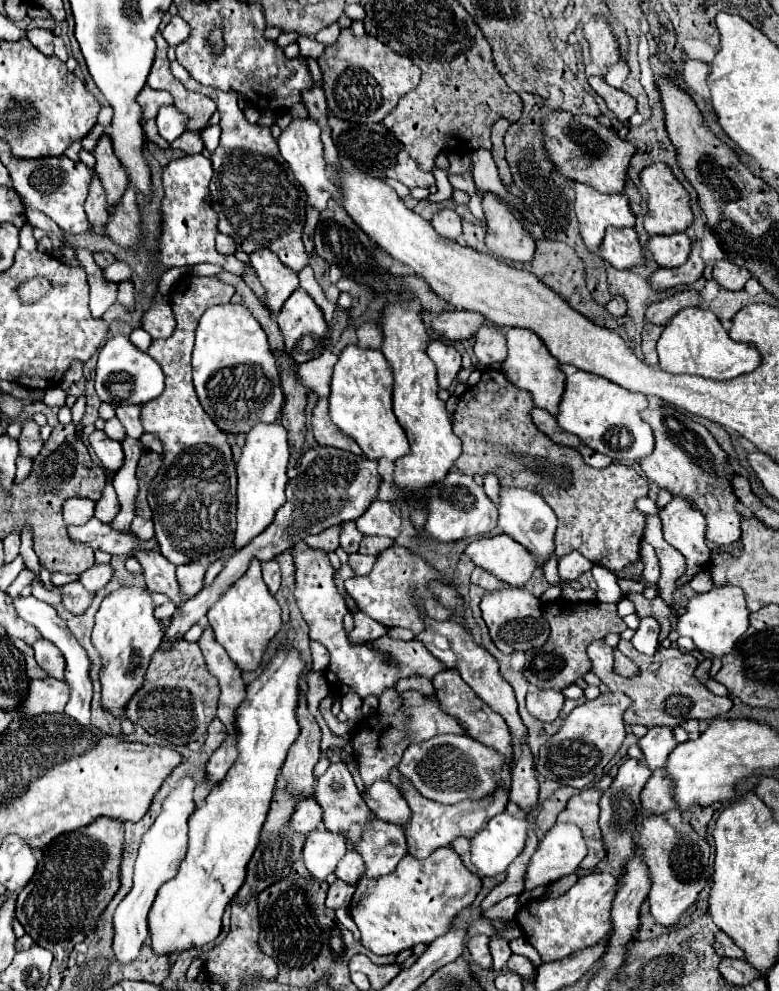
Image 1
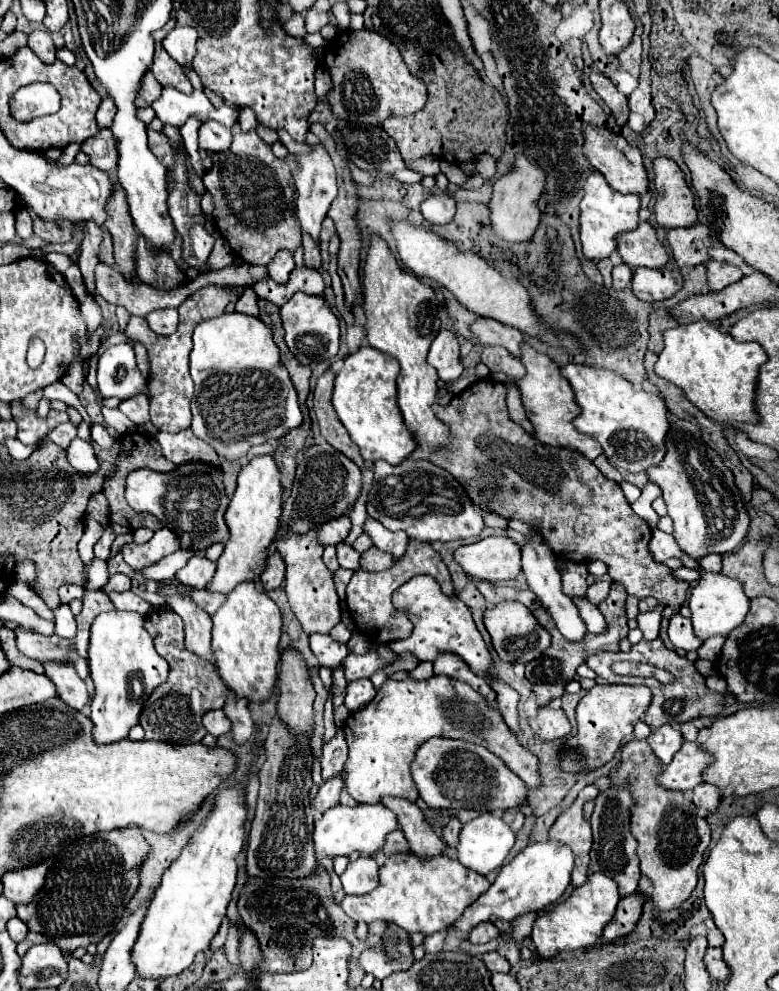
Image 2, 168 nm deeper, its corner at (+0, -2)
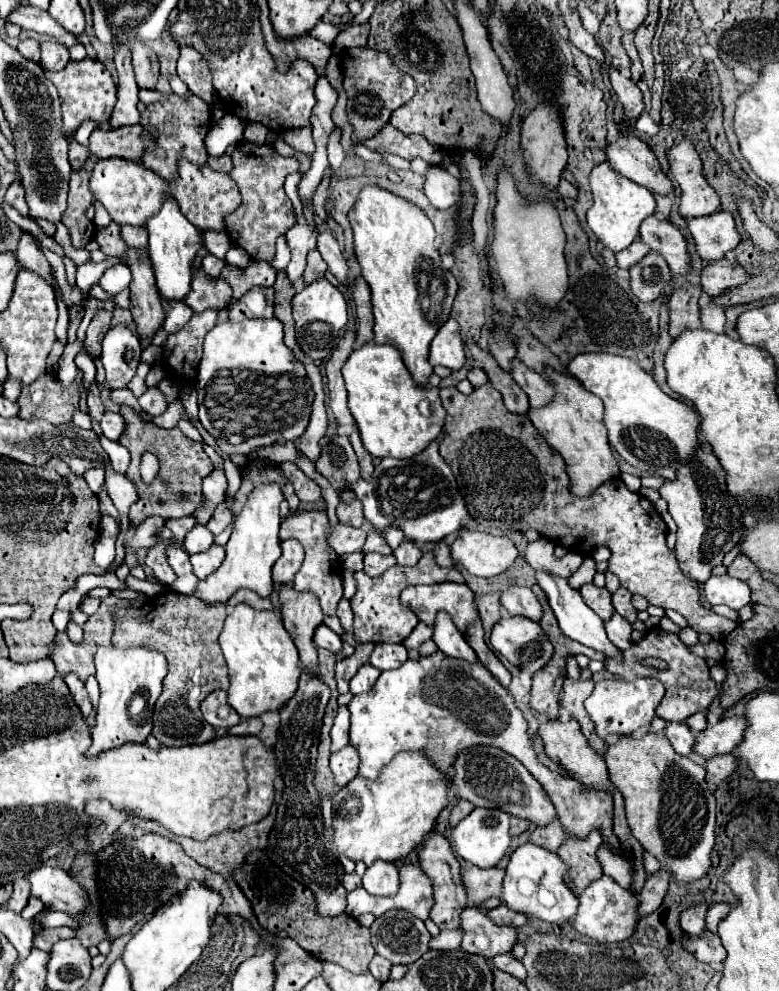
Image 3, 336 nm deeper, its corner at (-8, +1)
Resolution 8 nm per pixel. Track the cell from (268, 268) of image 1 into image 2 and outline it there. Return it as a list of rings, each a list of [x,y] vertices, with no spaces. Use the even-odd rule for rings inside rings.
[[[278,251],[278,255],[270,261],[268,269],[270,269],[270,279],[274,279],[276,283],[286,283],[290,271],[294,269],[292,253],[290,251]]]

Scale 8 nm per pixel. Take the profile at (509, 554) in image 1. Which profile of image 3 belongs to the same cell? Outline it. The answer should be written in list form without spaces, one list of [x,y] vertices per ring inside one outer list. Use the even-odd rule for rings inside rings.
[[[468,528],[458,532],[450,554],[456,564],[462,564],[472,576],[482,578],[506,572],[520,556],[514,542],[508,536],[492,536]]]

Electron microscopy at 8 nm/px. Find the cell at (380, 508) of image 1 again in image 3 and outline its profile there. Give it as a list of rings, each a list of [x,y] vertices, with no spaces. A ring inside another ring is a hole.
[[[404,540],[392,554],[396,556],[400,566],[414,566],[420,560],[420,556],[422,556],[420,548],[412,540]]]

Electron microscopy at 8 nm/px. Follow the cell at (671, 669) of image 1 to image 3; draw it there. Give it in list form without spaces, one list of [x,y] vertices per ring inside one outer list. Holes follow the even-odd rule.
[[[652,628],[648,630],[648,634],[632,644],[628,650],[622,652],[622,660],[616,658],[608,658],[604,662],[604,668],[624,680],[636,680],[636,678],[658,678],[662,680],[664,688],[666,688],[666,696],[662,698],[660,706],[656,708],[656,716],[666,720],[666,722],[684,722],[688,716],[708,710],[708,706],[712,704],[712,700],[718,696],[718,684],[710,678],[708,672],[708,664],[704,658],[696,656],[690,652],[690,648],[676,636],[670,632],[664,632],[660,628]],[[640,658],[660,658],[668,662],[668,670],[652,670],[652,668],[644,668],[640,666]]]

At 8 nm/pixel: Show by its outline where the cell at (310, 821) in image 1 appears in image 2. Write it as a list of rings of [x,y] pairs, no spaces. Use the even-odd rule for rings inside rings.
[[[336,775],[334,779],[328,779],[322,783],[322,787],[318,789],[318,795],[316,799],[312,801],[312,807],[320,813],[324,813],[326,809],[334,807],[340,799],[340,791],[344,787],[344,781],[342,781],[342,775]]]

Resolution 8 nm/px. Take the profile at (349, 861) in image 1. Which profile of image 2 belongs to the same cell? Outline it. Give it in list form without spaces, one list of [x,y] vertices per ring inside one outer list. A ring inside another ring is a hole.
[[[358,857],[356,861],[348,863],[346,871],[340,875],[346,893],[366,895],[378,887],[378,863],[372,857]]]

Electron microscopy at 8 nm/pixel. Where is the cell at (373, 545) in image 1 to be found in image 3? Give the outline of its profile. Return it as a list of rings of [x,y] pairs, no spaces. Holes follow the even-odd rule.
[[[366,554],[364,556],[364,570],[370,576],[380,576],[382,572],[386,572],[388,568],[392,568],[396,564],[394,556],[384,556],[384,554]]]

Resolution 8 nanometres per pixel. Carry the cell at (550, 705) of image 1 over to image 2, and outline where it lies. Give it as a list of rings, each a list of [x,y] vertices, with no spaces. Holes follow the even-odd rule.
[[[542,707],[536,715],[536,719],[530,719],[530,727],[536,733],[536,737],[540,737],[544,741],[554,741],[572,731],[570,721],[566,719],[564,711],[550,709],[550,707]]]

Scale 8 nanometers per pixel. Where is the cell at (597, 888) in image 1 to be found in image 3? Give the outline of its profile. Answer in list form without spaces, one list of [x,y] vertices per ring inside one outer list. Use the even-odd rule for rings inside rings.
[[[602,876],[600,880],[592,882],[578,896],[578,900],[580,900],[580,906],[572,920],[572,928],[578,934],[588,936],[598,942],[620,942],[620,940],[626,940],[628,936],[632,936],[634,926],[638,922],[638,916],[636,916],[638,900],[630,890],[618,888],[618,884],[614,884],[614,880],[610,880],[610,876]]]

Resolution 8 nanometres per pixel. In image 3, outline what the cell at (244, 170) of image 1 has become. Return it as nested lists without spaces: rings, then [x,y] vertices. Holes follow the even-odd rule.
[[[240,142],[240,146],[232,154],[232,170],[228,176],[238,184],[242,194],[242,204],[226,216],[226,232],[230,240],[244,248],[254,260],[272,260],[274,244],[280,236],[296,224],[296,214],[290,198],[284,192],[284,180],[288,174],[298,172],[300,162],[296,158],[276,156],[274,148],[258,146],[254,142]]]

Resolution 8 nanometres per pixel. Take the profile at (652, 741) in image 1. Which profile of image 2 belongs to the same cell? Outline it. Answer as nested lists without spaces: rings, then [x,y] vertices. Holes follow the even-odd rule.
[[[662,725],[660,729],[654,729],[646,741],[652,747],[652,751],[658,755],[658,759],[664,765],[668,765],[682,747],[682,733],[672,725]]]

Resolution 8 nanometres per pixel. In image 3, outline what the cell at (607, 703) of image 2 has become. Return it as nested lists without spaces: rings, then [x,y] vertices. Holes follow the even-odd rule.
[[[640,678],[634,682],[626,680],[602,680],[596,684],[594,692],[586,700],[586,710],[596,726],[596,734],[602,740],[614,736],[632,736],[634,732],[644,730],[654,718],[654,710],[664,698],[664,686],[656,678]]]

